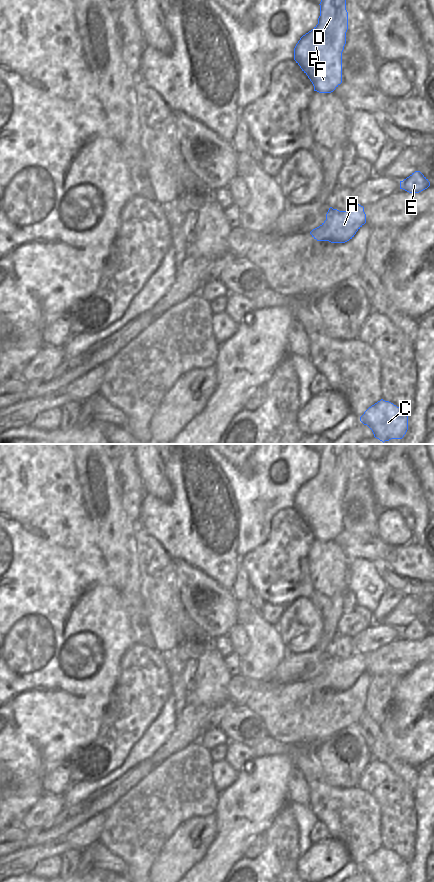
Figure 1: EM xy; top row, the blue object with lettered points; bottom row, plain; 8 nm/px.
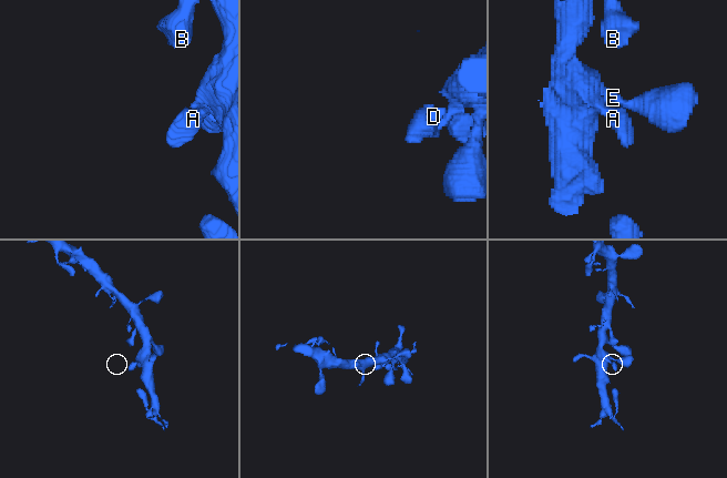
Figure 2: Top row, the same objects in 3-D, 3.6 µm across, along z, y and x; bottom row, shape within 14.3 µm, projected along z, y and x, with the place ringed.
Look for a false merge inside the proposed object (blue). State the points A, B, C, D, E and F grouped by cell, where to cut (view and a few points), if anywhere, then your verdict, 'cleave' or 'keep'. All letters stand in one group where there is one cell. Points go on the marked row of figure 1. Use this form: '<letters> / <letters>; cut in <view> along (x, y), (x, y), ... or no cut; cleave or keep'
A B C D E F; no cut; keep

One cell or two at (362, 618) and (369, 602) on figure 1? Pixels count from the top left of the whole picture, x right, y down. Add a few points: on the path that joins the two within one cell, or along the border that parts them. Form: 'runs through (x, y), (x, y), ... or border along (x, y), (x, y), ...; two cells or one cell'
border along (356, 604), (366, 607), (371, 611); two cells

